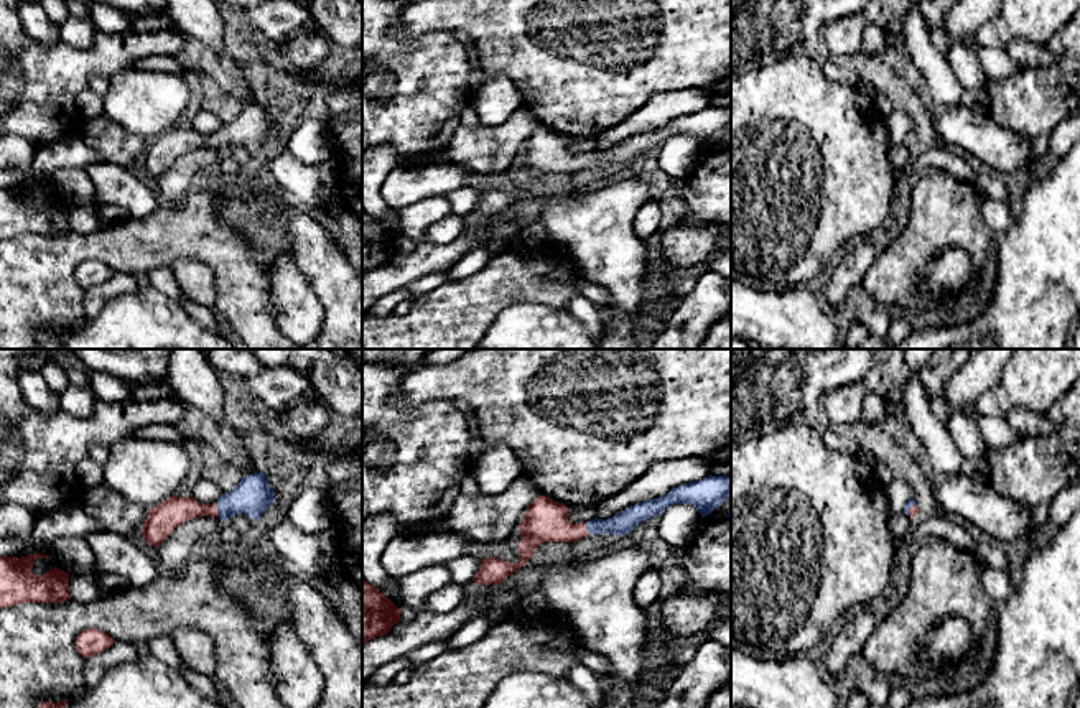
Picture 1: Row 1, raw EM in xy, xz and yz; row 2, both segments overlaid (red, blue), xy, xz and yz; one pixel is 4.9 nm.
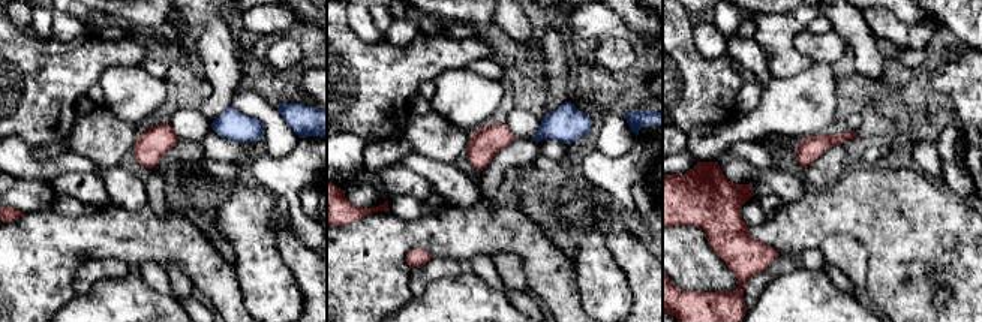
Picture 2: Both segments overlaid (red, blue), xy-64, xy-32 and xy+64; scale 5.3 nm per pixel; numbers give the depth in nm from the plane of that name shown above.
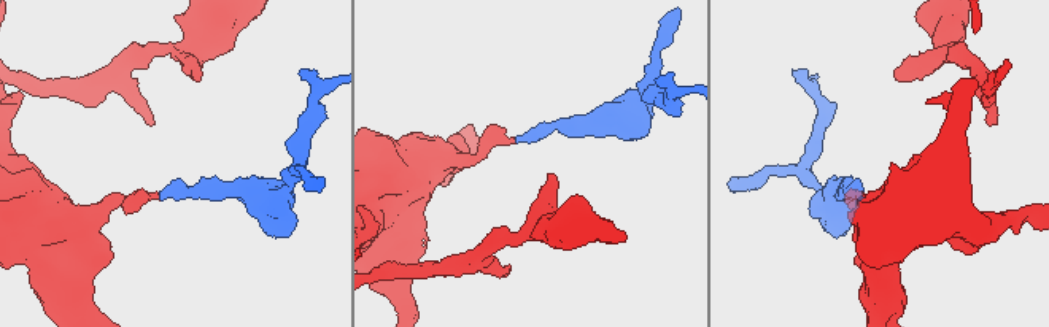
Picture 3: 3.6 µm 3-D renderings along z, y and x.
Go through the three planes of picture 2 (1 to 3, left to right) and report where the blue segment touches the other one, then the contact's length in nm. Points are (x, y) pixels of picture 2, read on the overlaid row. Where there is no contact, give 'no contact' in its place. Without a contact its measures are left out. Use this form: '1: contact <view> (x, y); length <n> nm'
1: no contact
2: no contact
3: no contact

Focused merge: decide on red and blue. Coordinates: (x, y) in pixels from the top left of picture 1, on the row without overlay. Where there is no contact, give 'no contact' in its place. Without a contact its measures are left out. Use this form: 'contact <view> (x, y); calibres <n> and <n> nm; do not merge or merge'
contact xy (218, 140); calibres 140 and 180 nm; merge

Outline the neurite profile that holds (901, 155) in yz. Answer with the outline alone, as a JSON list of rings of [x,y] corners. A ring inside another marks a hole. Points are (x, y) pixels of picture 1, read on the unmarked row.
[[[904,143],[901,145],[891,145],[889,148],[889,160],[897,166],[897,168],[905,168],[914,158],[914,151],[905,147]]]

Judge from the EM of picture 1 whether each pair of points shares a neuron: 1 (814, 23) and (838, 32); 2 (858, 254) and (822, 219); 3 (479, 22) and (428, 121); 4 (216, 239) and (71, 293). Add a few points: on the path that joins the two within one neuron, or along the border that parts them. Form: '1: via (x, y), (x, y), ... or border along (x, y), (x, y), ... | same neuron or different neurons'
1: border along (842, 17), (830, 22), (820, 35) | different neurons
2: border along (866, 237), (858, 237), (853, 242) | different neurons
3: border along (430, 30), (448, 30), (468, 43) | different neurons
4: via (172, 239), (144, 244), (96, 244), (84, 249) | same neuron

